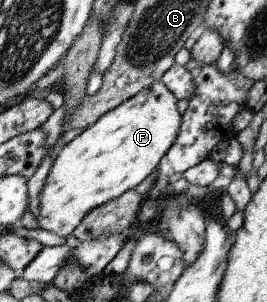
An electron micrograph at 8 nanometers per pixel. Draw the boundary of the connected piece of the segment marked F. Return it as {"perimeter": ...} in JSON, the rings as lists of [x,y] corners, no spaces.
{"perimeter":[[[156,79],[137,95],[104,113],[93,125],[86,127],[82,133],[65,144],[49,169],[39,197],[39,215],[36,217],[39,228],[55,233],[57,237],[67,237],[75,231],[84,215],[123,195],[125,191],[133,190],[155,171],[161,157],[173,145],[180,130],[182,113],[177,111],[177,101],[174,93],[169,91],[161,80]]]}

